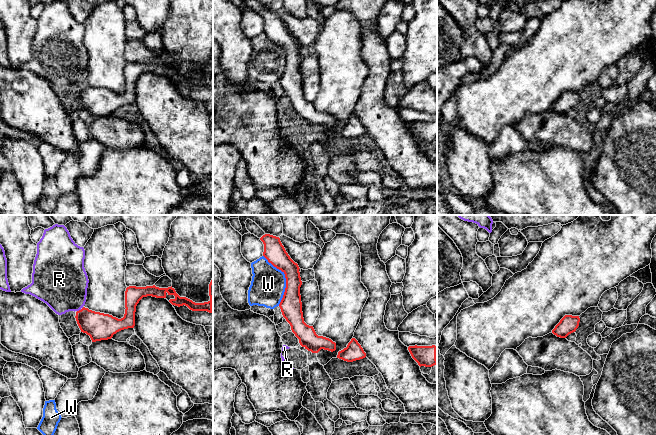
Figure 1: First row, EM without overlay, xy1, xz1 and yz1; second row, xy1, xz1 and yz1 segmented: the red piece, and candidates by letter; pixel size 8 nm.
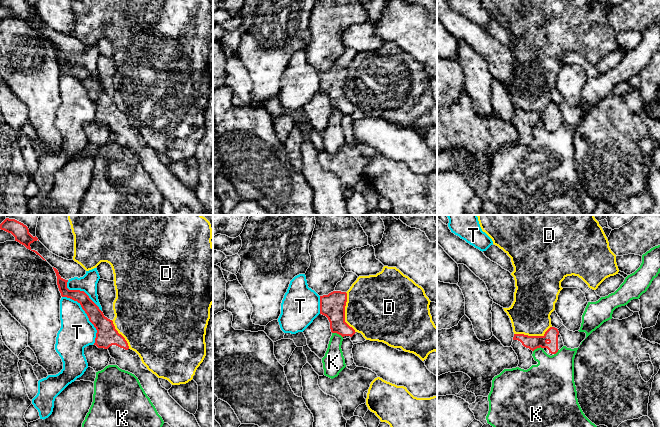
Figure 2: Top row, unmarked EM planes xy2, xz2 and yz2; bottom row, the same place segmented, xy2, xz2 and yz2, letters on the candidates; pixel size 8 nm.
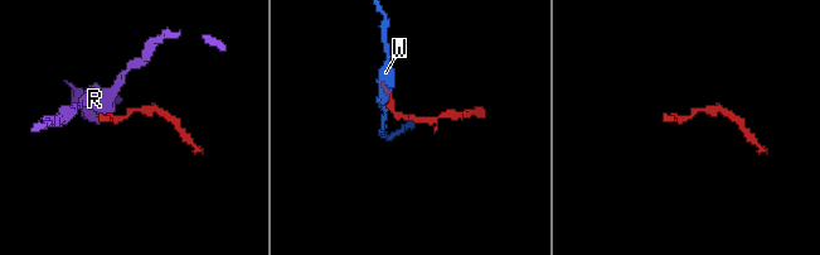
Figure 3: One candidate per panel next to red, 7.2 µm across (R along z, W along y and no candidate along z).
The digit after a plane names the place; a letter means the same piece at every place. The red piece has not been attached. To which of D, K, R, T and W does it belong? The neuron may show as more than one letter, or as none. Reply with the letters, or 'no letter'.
no letter

